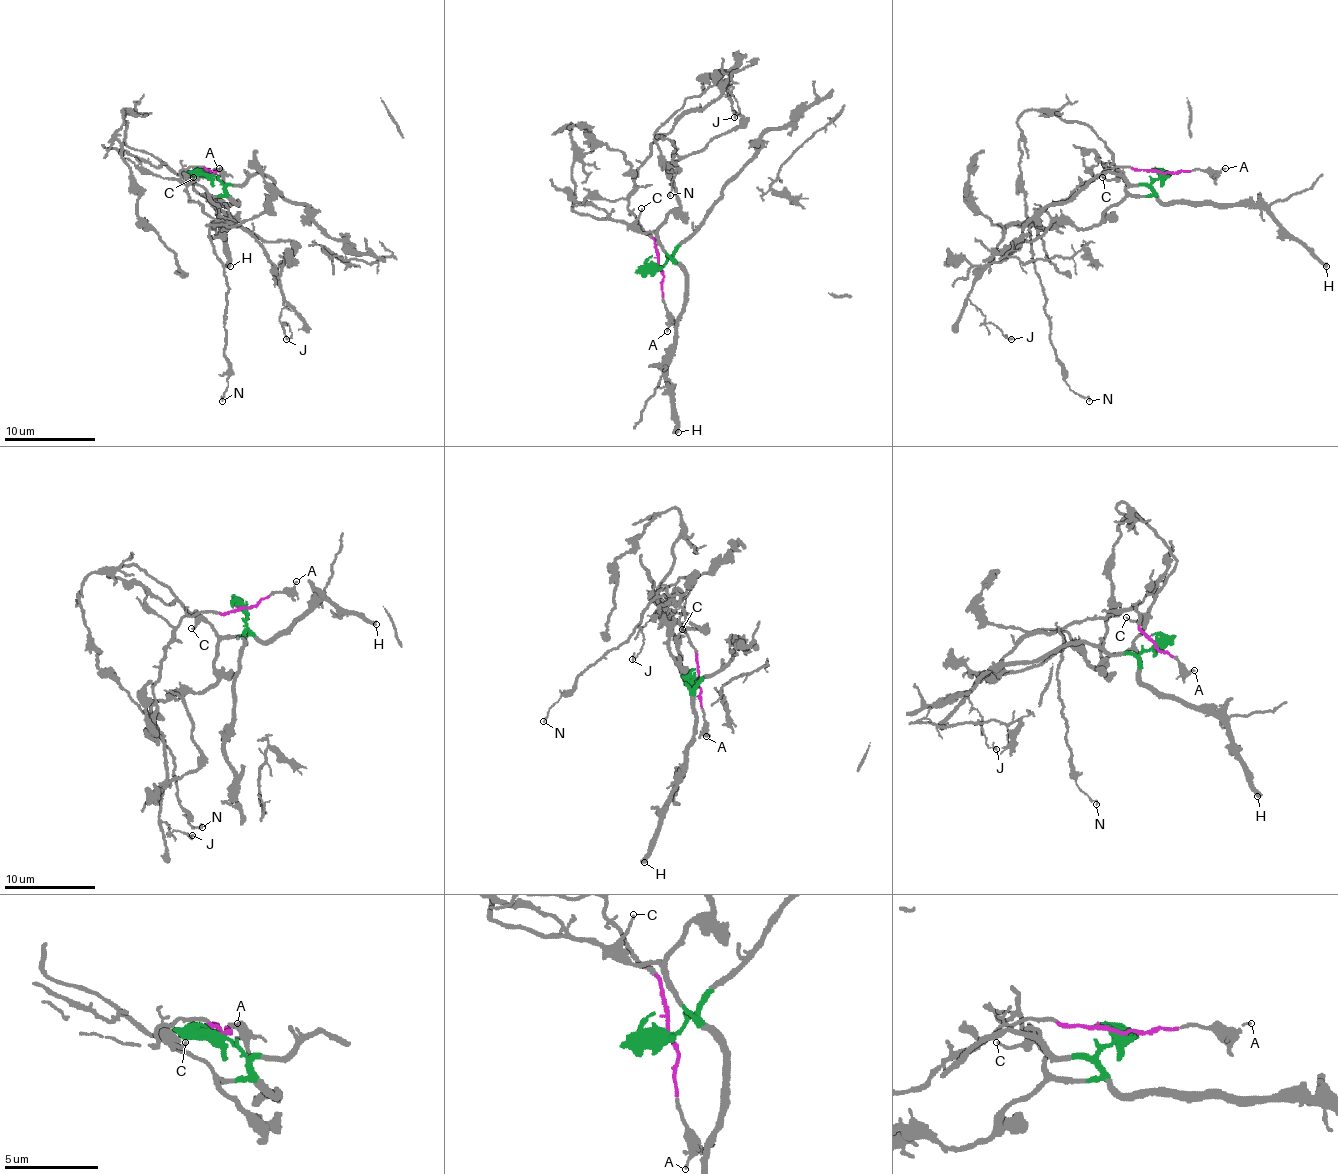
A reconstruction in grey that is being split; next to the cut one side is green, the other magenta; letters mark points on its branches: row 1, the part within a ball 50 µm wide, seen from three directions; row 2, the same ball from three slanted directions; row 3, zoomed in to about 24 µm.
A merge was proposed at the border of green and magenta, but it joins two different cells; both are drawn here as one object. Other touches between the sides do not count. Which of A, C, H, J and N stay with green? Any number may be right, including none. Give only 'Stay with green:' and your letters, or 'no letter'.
Stay with green: C, H

